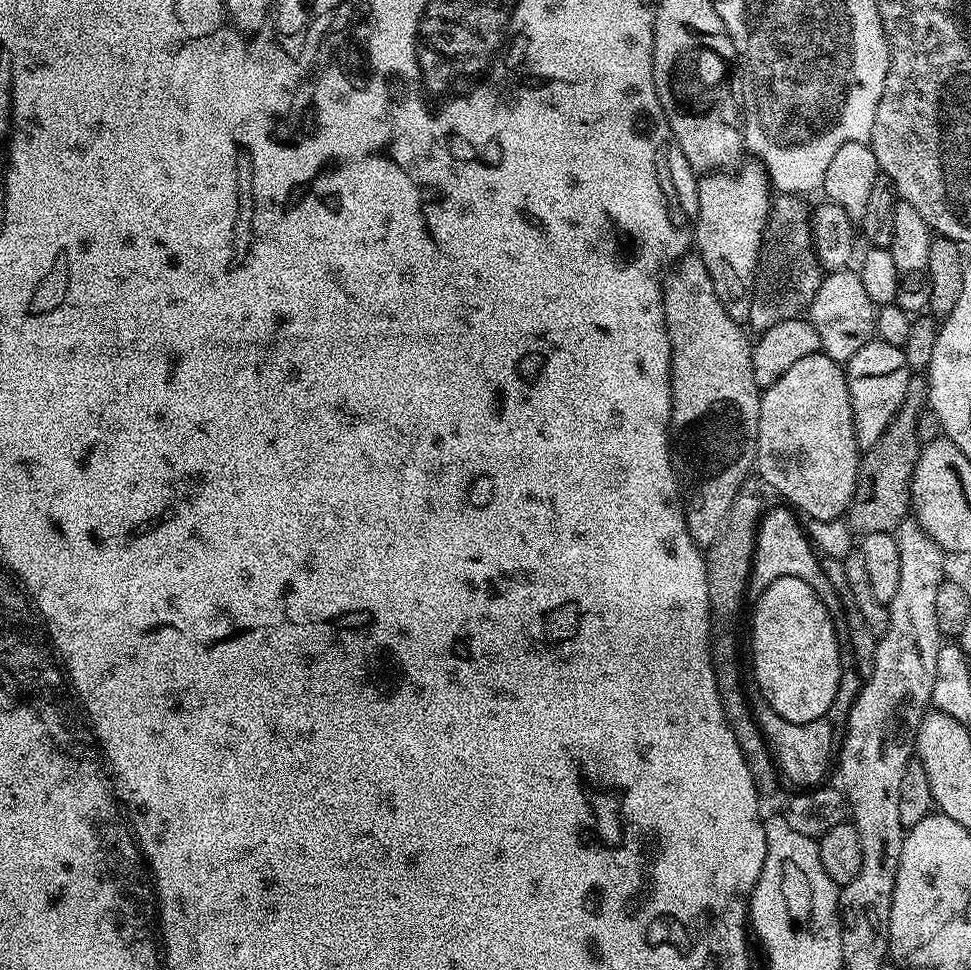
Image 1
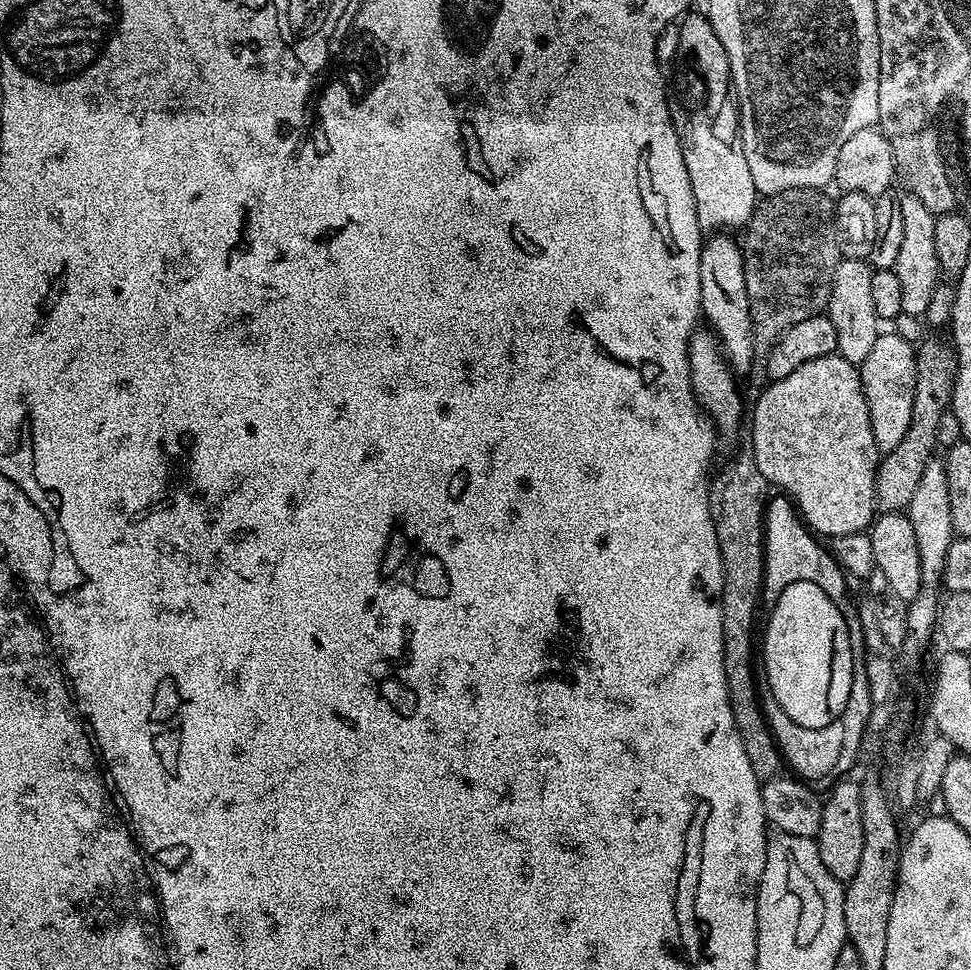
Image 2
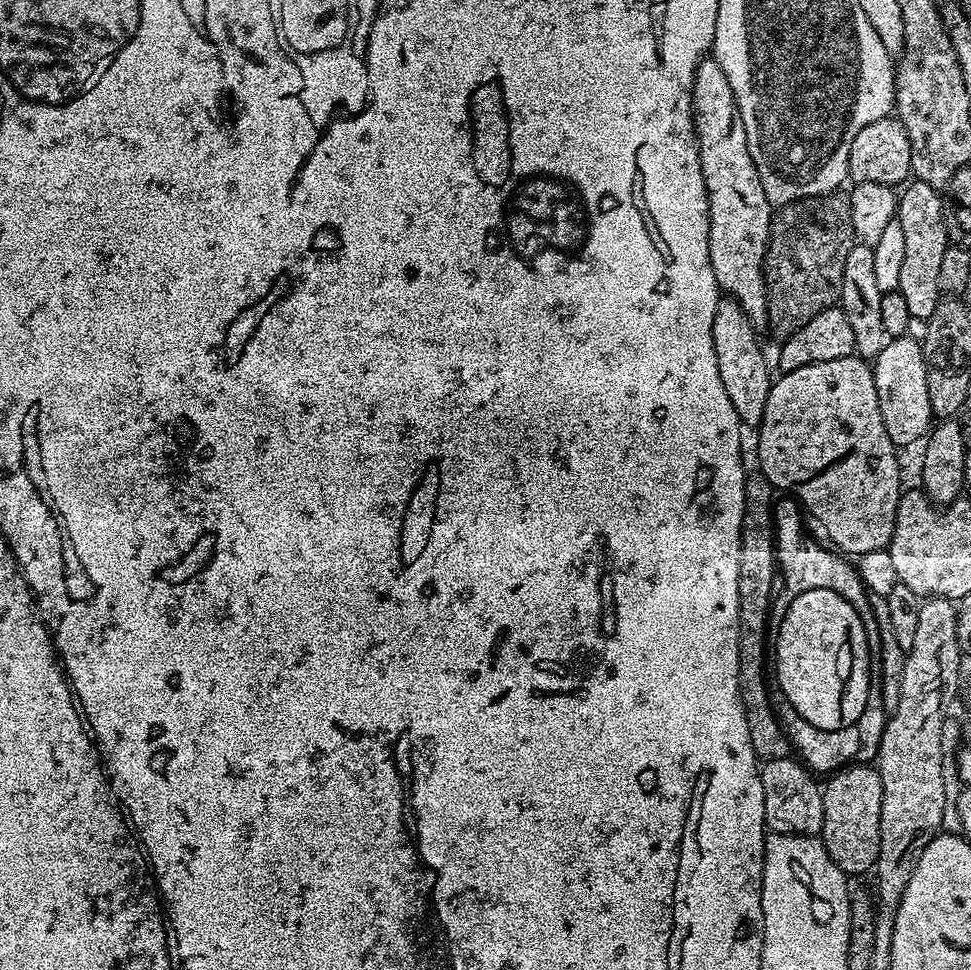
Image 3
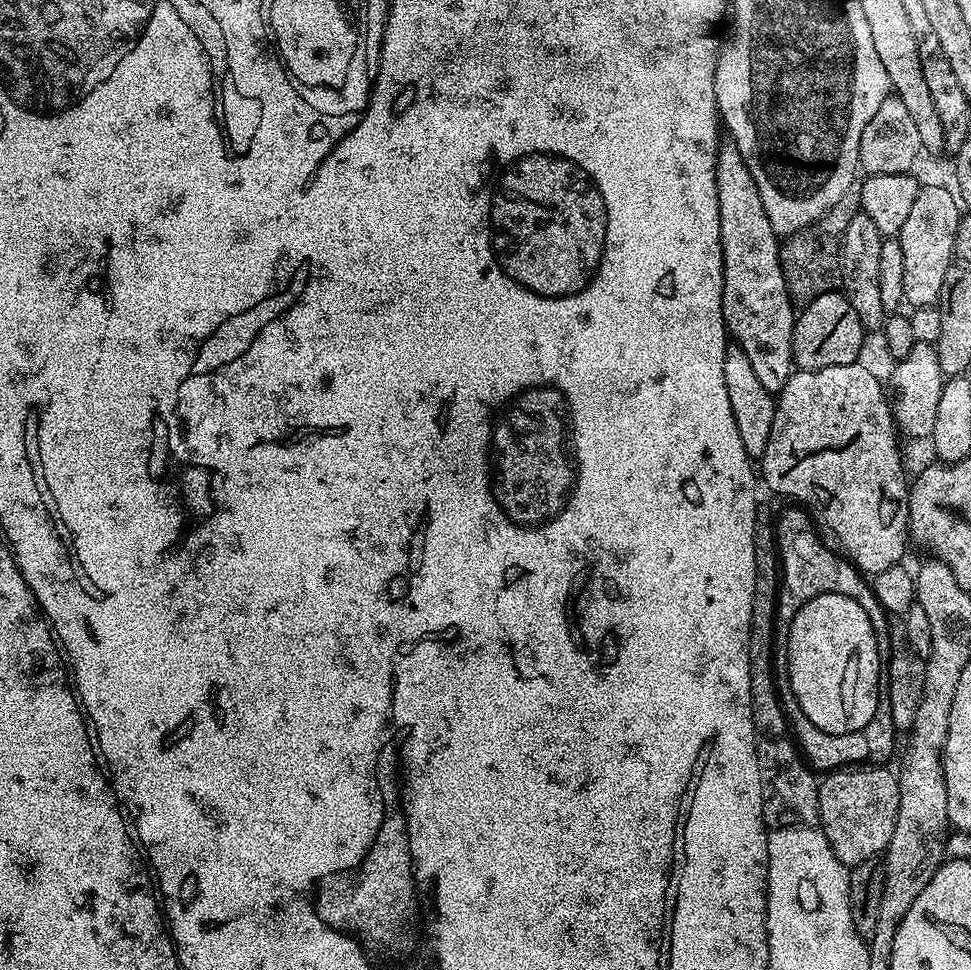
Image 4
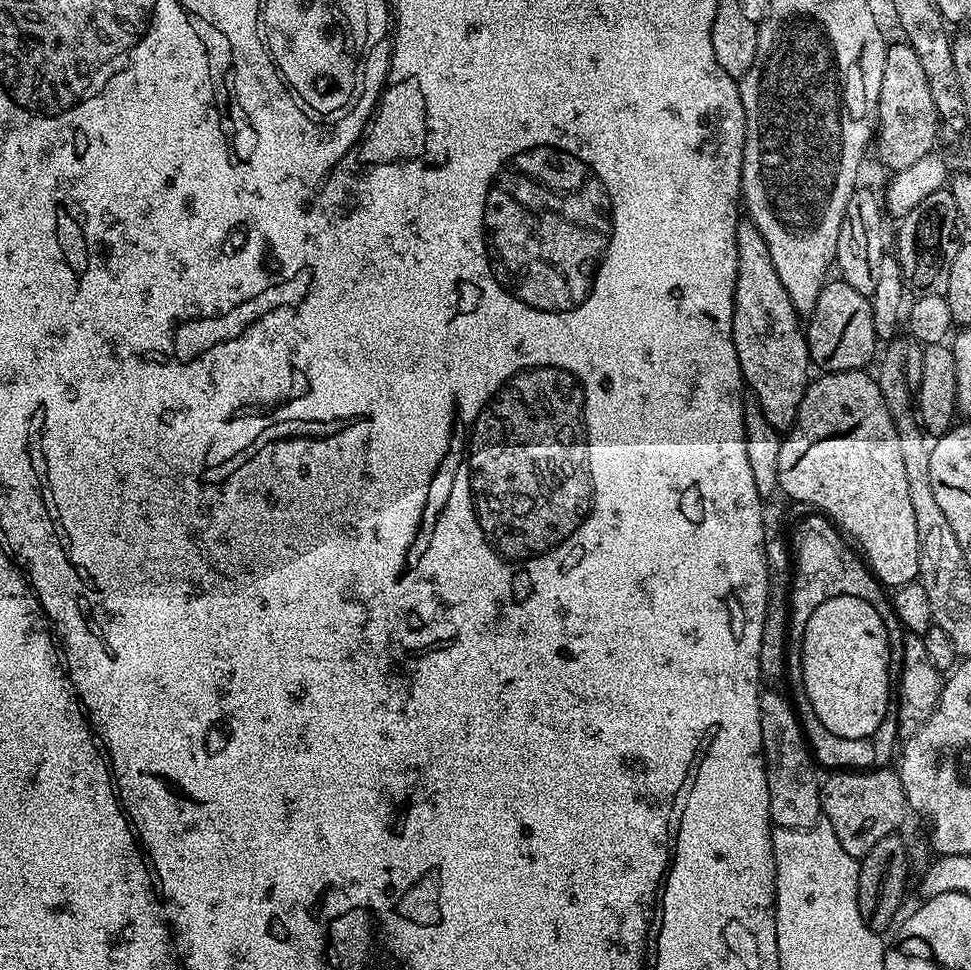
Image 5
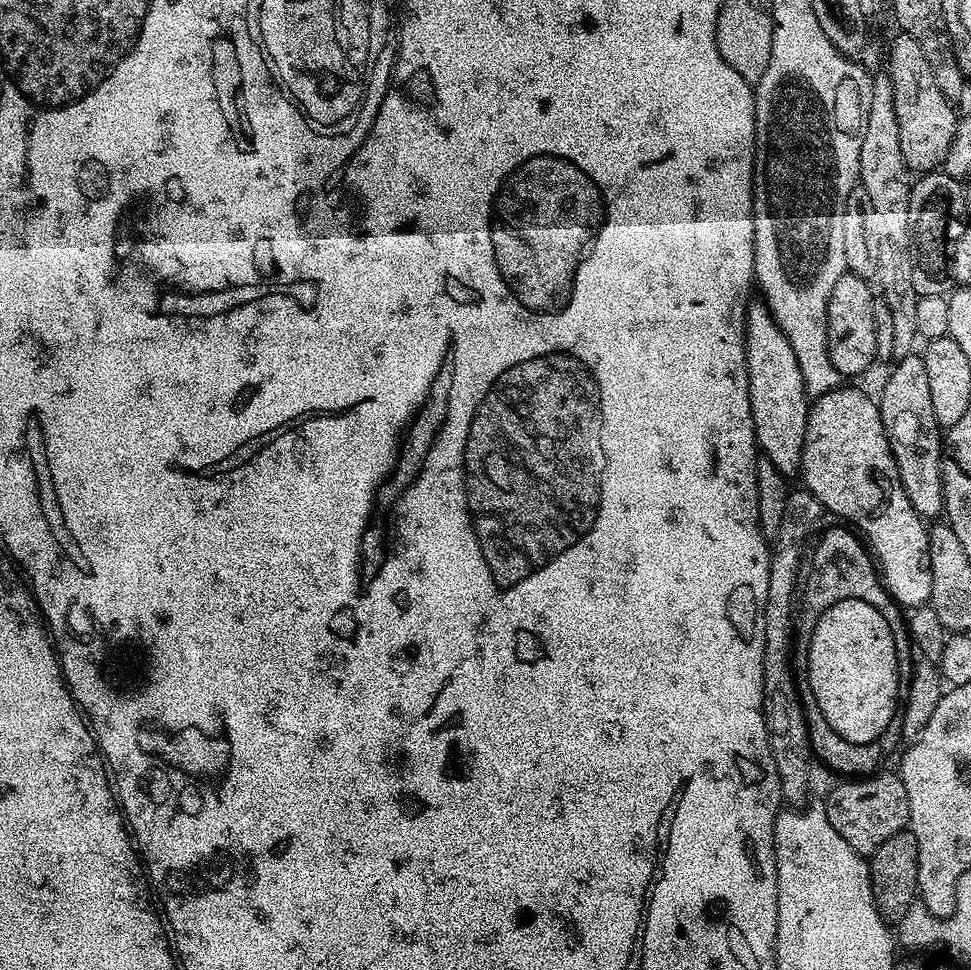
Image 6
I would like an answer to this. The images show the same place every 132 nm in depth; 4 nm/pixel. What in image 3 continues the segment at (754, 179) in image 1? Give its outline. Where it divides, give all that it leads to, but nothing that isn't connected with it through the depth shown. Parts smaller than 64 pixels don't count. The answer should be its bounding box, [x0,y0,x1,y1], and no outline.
[714,298,774,429]

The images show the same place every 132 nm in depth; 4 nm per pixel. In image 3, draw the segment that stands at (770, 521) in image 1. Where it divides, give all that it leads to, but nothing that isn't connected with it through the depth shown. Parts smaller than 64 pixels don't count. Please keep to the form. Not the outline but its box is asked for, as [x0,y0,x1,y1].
[768,499,880,660]

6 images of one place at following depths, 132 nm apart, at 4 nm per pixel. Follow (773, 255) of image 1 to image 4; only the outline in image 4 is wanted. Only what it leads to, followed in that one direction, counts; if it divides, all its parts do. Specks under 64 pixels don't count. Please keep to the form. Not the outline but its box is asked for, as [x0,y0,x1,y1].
[780,167,868,304]

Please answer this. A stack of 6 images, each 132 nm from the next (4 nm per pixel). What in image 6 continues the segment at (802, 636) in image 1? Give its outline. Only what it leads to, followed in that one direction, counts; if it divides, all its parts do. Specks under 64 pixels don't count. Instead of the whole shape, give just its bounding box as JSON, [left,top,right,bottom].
[808,600,902,743]

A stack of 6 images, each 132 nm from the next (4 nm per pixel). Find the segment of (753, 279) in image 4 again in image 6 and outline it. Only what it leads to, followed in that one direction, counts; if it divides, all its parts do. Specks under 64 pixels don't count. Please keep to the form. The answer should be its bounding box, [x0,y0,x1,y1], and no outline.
[744,303,810,478]

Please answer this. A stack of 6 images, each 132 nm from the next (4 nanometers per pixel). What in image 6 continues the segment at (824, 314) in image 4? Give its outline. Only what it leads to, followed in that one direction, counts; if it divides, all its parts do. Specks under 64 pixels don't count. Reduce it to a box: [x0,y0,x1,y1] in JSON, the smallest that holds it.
[828,271,878,378]

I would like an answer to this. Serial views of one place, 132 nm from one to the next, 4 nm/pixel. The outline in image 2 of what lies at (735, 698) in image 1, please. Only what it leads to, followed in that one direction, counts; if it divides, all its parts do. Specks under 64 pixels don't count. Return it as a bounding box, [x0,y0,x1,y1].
[715,437,770,696]

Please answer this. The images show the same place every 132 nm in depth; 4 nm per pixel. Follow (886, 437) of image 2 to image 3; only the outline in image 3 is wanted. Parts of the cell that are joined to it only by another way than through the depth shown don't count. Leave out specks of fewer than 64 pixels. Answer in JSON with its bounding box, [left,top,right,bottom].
[871,336,934,446]

